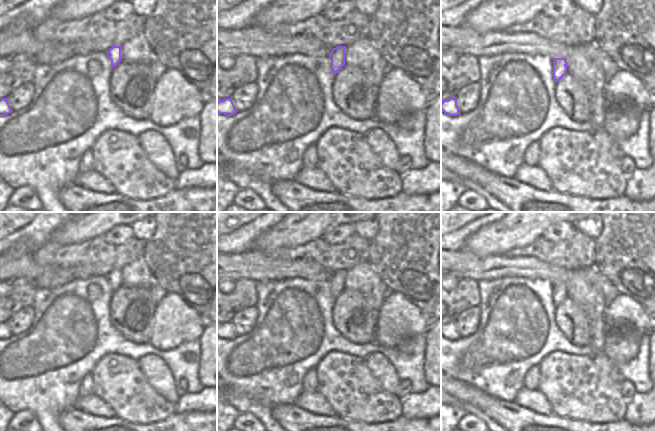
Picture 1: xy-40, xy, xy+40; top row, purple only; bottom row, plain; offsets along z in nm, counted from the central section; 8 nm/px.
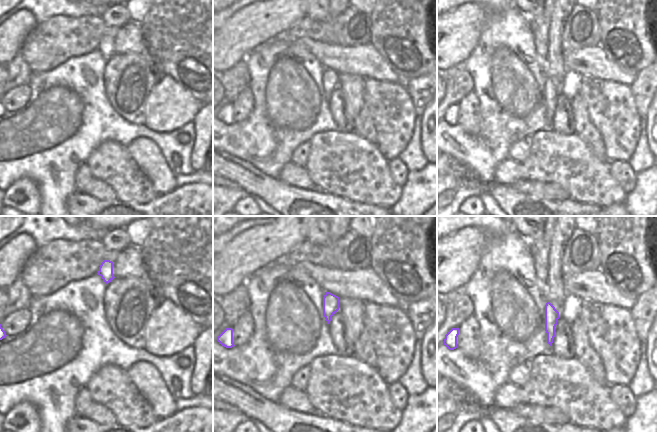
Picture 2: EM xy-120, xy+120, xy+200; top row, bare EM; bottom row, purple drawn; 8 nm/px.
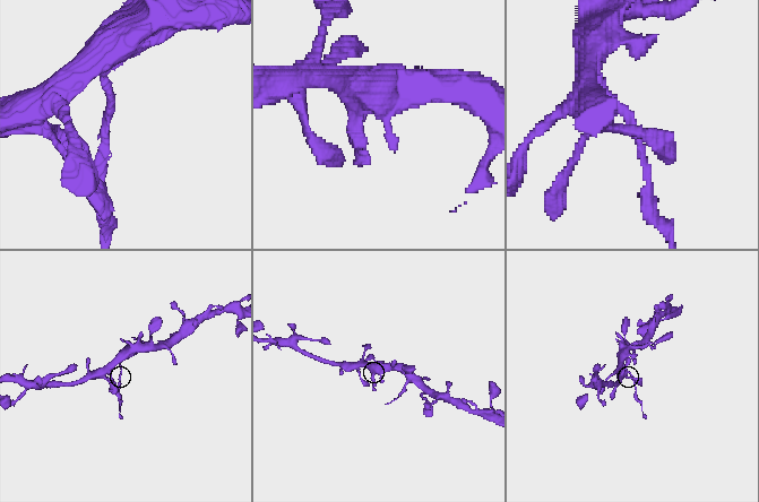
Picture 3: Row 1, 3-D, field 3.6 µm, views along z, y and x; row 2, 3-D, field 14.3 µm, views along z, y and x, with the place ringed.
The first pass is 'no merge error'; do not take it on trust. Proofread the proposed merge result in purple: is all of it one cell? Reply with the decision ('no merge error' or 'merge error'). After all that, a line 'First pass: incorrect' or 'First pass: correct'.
merge error
First pass: incorrect

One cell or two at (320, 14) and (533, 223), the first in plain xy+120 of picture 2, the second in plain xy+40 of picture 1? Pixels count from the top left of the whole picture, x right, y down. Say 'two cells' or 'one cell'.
two cells

